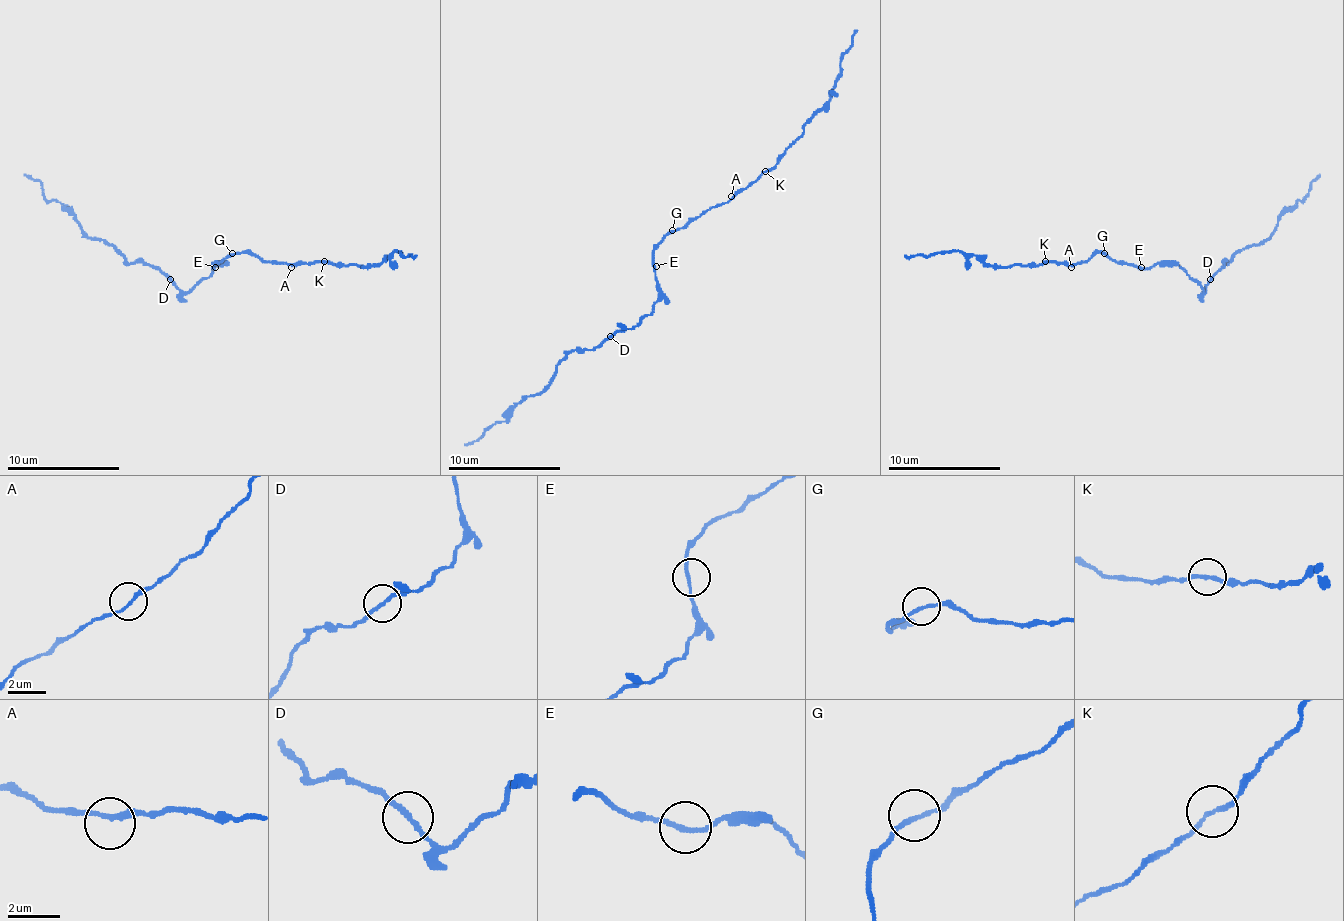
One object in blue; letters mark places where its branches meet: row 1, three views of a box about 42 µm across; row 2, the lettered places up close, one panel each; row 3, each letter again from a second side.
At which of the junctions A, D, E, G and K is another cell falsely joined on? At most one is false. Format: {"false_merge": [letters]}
{"false_merge": ["D"]}

